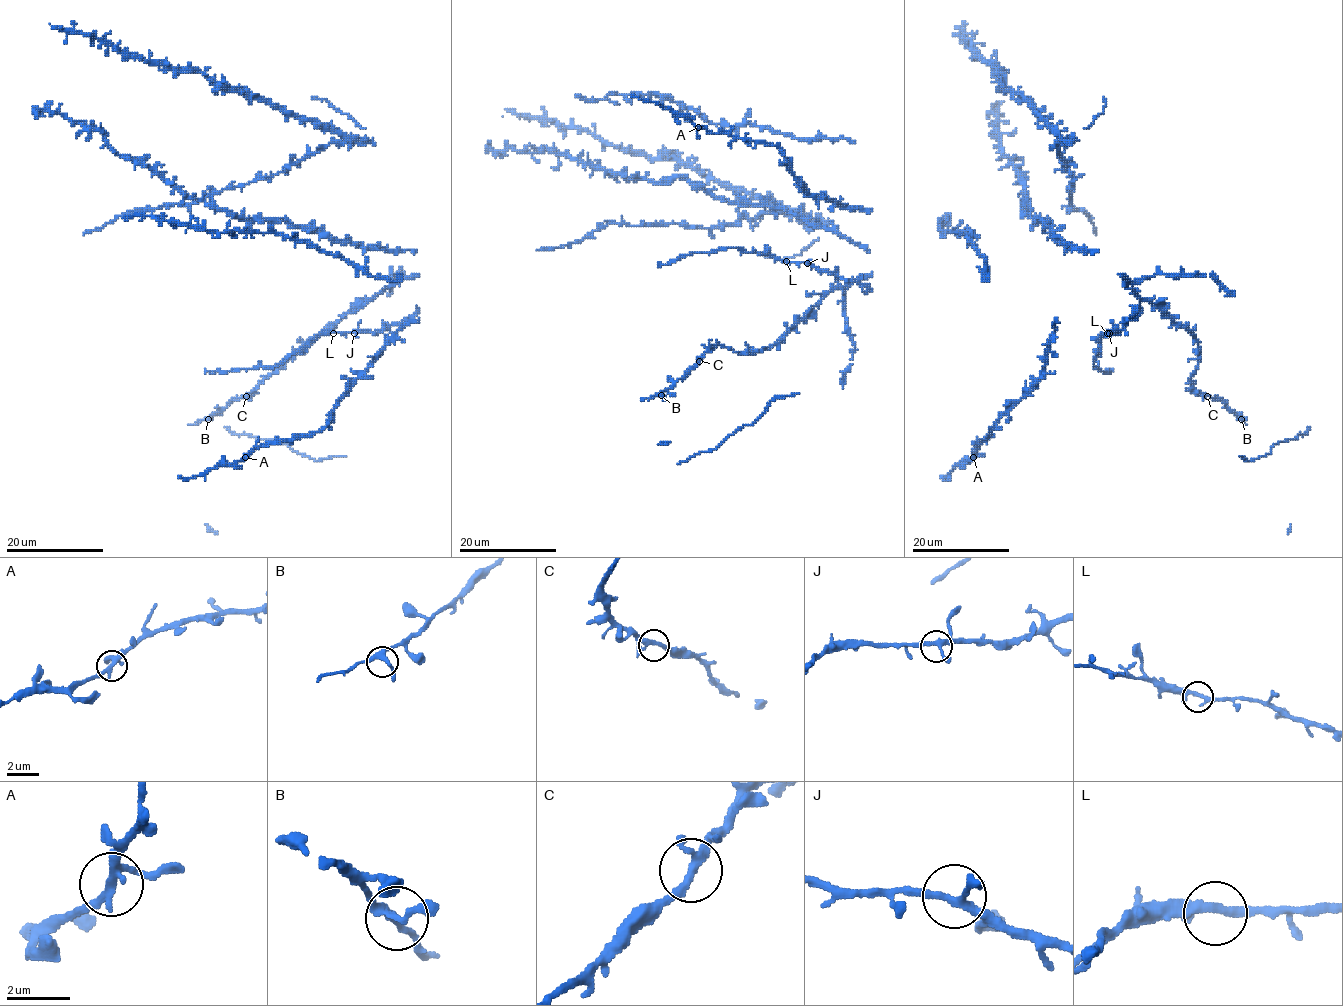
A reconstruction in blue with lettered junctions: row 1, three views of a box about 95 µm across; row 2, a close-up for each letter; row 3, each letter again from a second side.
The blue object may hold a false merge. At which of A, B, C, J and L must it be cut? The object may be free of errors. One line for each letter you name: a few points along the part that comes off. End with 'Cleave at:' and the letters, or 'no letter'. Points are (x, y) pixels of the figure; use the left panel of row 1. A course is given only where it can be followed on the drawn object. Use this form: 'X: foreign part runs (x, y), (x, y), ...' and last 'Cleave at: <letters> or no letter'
Cleave at: no letter

